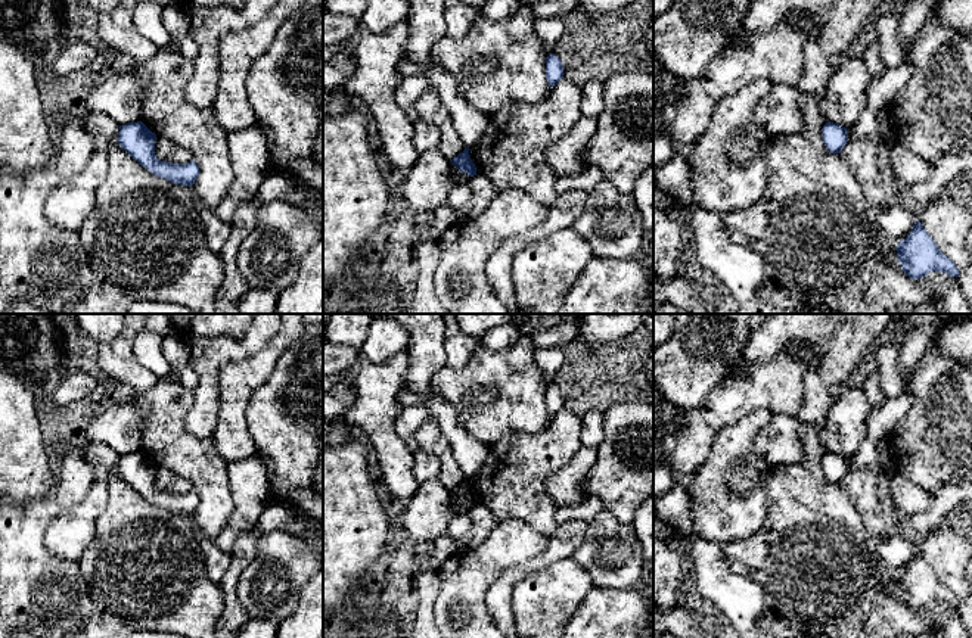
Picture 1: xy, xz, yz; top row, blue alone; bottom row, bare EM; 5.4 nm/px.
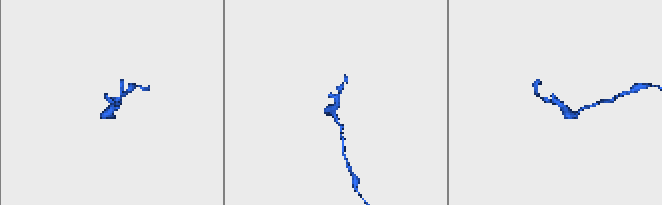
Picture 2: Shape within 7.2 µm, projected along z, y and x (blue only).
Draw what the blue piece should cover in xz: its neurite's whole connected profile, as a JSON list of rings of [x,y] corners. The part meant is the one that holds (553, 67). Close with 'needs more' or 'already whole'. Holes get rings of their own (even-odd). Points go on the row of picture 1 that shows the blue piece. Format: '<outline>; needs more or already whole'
[[[550,53],[546,57],[546,80],[547,80],[547,84],[550,87],[553,87],[562,78],[563,78],[563,65],[555,53]]]; already whole

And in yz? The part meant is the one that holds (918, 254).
[[[919,220],[909,236],[897,243],[897,258],[901,270],[913,280],[922,278],[931,271],[959,277],[956,264],[938,249]]]; already whole

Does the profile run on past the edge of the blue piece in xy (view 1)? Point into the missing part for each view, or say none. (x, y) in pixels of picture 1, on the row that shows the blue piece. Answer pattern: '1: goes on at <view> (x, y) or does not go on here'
1: does not go on here

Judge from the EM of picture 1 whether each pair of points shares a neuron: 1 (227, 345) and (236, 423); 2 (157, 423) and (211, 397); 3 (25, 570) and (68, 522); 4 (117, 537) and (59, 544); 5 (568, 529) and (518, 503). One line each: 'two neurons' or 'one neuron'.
1: two neurons
2: two neurons
3: two neurons
4: two neurons
5: two neurons

